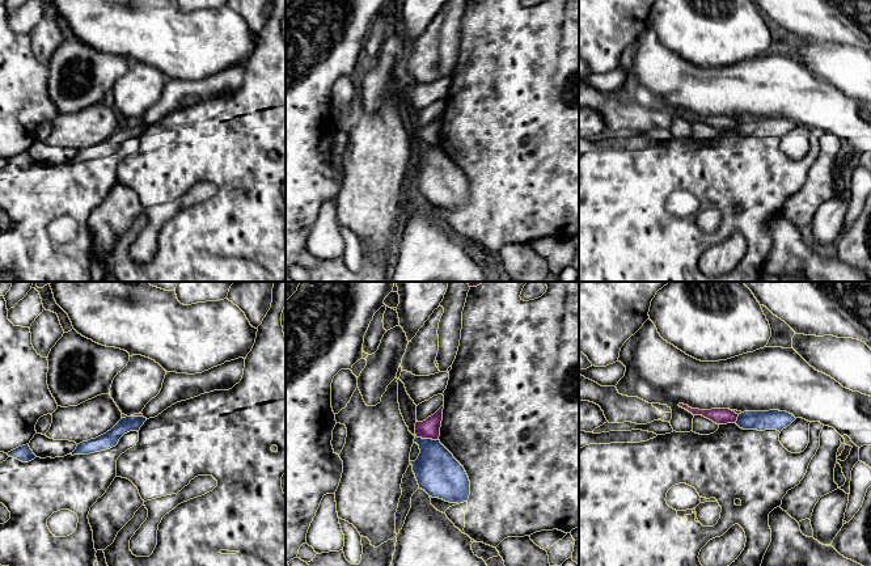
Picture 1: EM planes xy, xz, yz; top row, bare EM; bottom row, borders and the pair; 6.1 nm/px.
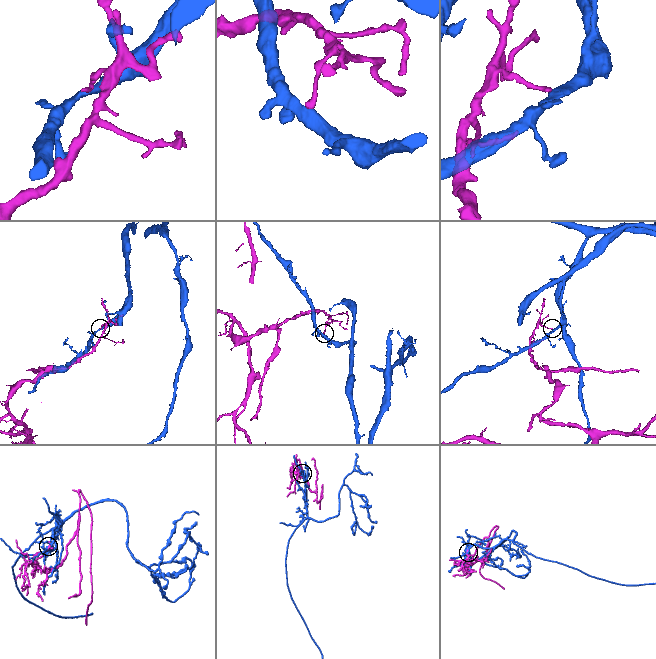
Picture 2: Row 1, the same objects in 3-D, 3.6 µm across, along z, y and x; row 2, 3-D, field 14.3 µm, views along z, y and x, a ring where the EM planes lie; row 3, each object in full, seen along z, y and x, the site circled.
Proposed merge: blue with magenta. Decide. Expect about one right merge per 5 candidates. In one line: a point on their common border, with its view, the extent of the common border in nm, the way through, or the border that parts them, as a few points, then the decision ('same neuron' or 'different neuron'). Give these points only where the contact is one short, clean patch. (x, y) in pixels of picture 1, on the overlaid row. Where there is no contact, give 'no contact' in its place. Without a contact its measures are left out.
contact xz (427, 439); length 150 nm; different neuron

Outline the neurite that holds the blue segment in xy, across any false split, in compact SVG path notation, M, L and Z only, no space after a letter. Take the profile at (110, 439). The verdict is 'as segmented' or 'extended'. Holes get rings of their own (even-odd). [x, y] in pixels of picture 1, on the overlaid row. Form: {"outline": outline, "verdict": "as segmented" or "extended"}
{"outline": "M126 417L122 418L110 431L106 434L90 439L88 442L83 442L77 444L76 449L71 453L73 455L89 455L94 452L101 452L115 447L119 439L130 432L130 431L139 431L140 427L144 424L147 418L144 417Z", "verdict": "as segmented"}

